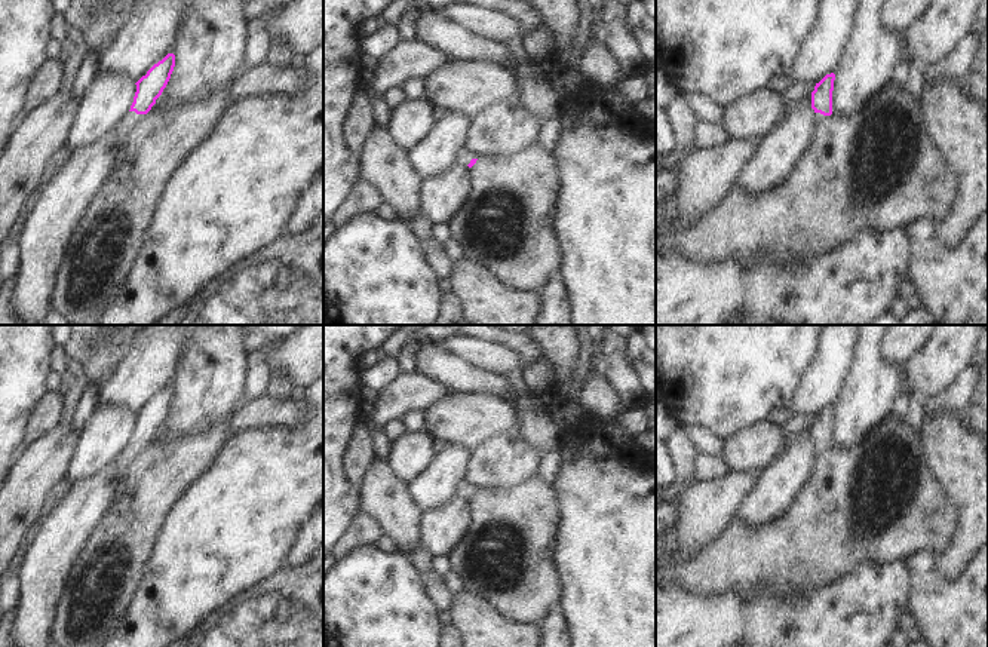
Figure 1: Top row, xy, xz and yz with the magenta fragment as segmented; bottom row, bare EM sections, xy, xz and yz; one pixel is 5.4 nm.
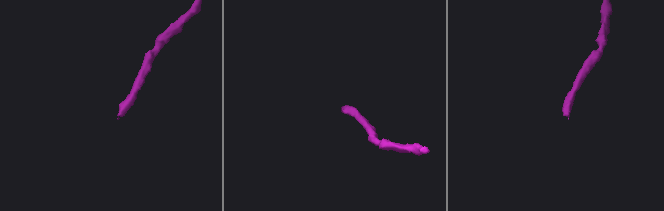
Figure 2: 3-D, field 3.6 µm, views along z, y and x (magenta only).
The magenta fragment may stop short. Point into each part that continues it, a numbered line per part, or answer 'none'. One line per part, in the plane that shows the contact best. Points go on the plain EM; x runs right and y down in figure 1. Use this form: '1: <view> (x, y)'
1: xy (132, 451)

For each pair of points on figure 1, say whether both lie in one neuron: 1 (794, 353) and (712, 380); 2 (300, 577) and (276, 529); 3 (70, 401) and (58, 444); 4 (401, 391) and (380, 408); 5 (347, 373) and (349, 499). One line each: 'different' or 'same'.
1: same
2: different
3: different
4: same
5: same

